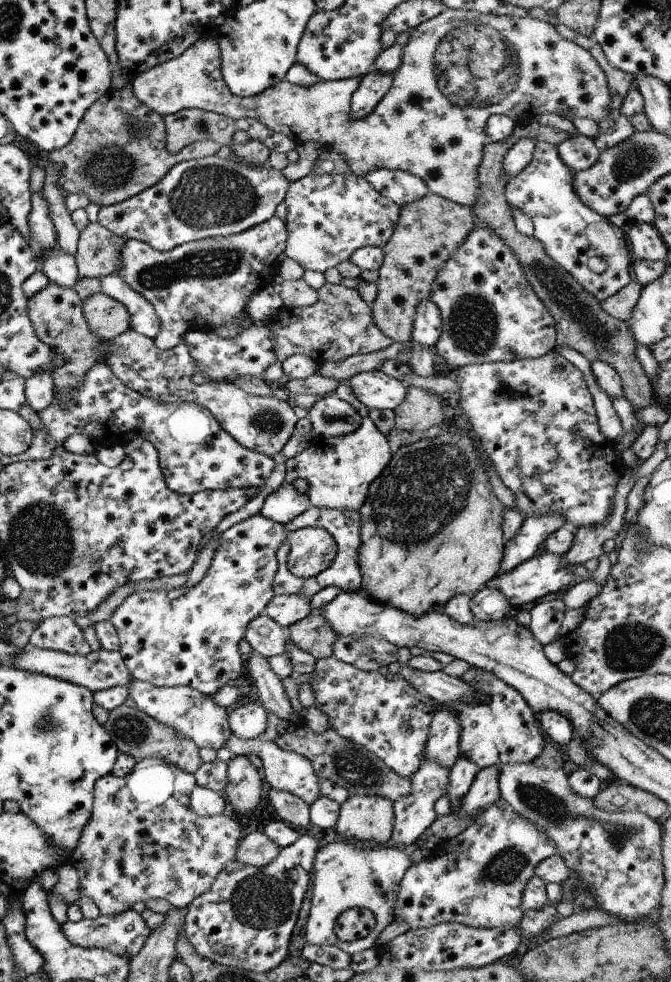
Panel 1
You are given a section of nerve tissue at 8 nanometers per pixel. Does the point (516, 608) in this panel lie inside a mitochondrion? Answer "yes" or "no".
no

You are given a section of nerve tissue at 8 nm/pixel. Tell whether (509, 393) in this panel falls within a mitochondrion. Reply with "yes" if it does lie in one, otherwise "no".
yes

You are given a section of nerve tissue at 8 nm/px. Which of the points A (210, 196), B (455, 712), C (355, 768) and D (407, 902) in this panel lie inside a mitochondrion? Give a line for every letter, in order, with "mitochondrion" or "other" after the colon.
A: mitochondrion
B: other
C: mitochondrion
D: other

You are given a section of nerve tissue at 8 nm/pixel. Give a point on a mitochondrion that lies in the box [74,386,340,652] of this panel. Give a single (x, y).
(267, 420)

